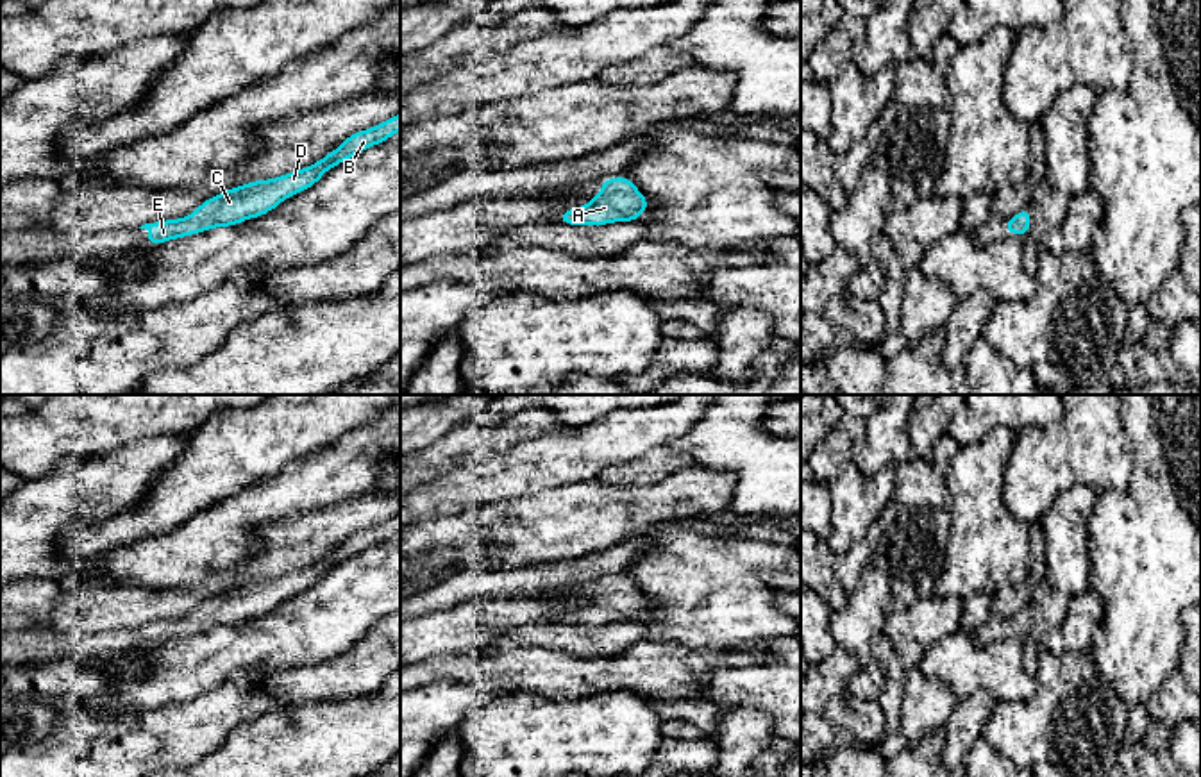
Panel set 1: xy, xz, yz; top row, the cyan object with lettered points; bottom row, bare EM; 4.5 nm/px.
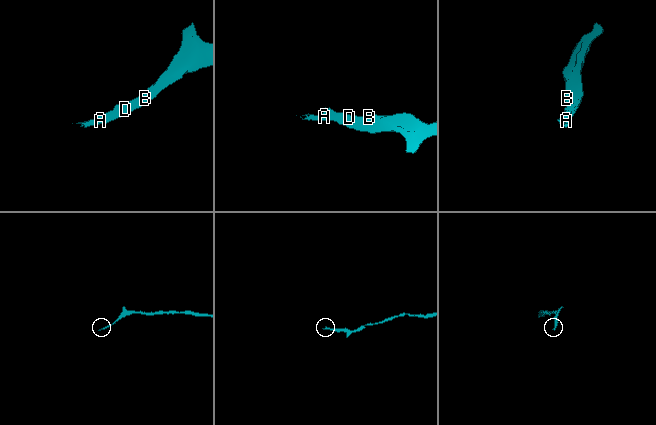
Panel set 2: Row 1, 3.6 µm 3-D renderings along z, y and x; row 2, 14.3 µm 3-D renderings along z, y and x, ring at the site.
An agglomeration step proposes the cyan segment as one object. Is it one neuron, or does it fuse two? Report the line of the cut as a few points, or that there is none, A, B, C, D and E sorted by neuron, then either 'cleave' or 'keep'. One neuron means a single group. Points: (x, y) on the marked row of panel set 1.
no cut | A B C D E | keep

